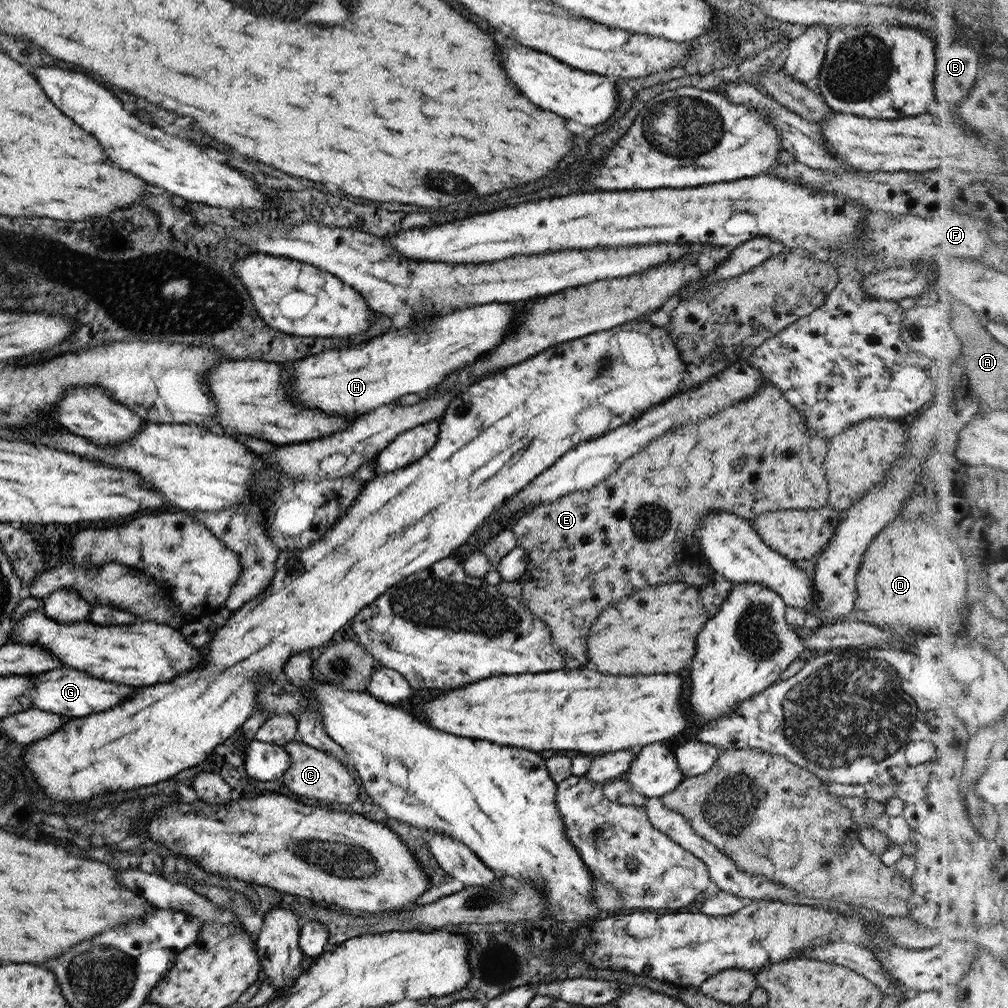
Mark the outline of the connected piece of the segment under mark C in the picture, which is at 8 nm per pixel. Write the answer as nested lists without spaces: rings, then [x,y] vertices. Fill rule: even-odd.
[[[296,738],[282,747],[287,752],[289,766],[284,771],[281,781],[285,782],[285,786],[291,792],[307,798],[317,798],[317,800],[330,804],[345,805],[355,802],[359,784],[351,769],[341,765],[339,759],[335,759],[313,746],[307,746]]]

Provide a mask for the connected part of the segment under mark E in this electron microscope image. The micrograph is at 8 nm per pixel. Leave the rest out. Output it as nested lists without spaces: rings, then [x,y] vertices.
[[[765,379],[762,384],[758,385],[760,388],[746,400],[740,400],[737,404],[730,404],[723,410],[699,422],[680,424],[677,428],[668,430],[659,438],[654,438],[647,446],[643,446],[633,456],[625,459],[613,474],[610,474],[599,485],[583,491],[574,491],[551,502],[530,507],[528,508],[529,510],[525,510],[521,516],[513,518],[508,524],[508,528],[515,535],[517,547],[523,549],[528,557],[527,567],[525,567],[524,573],[518,578],[522,590],[519,602],[547,626],[552,646],[559,649],[560,653],[563,653],[568,658],[570,666],[585,666],[585,668],[589,666],[589,664],[585,664],[587,662],[586,642],[589,627],[592,626],[595,619],[607,607],[613,605],[614,602],[619,601],[622,597],[629,596],[646,586],[661,584],[662,582],[684,582],[699,589],[711,581],[708,574],[712,572],[712,568],[708,566],[707,560],[700,551],[698,538],[694,534],[696,532],[695,529],[697,529],[697,523],[705,515],[709,515],[713,511],[726,511],[741,519],[749,520],[772,511],[801,510],[810,512],[811,510],[827,506],[829,490],[822,469],[827,441],[819,436],[814,436],[806,428],[798,410],[795,410],[794,406],[791,406],[791,403],[783,398],[776,386],[765,381]]]

